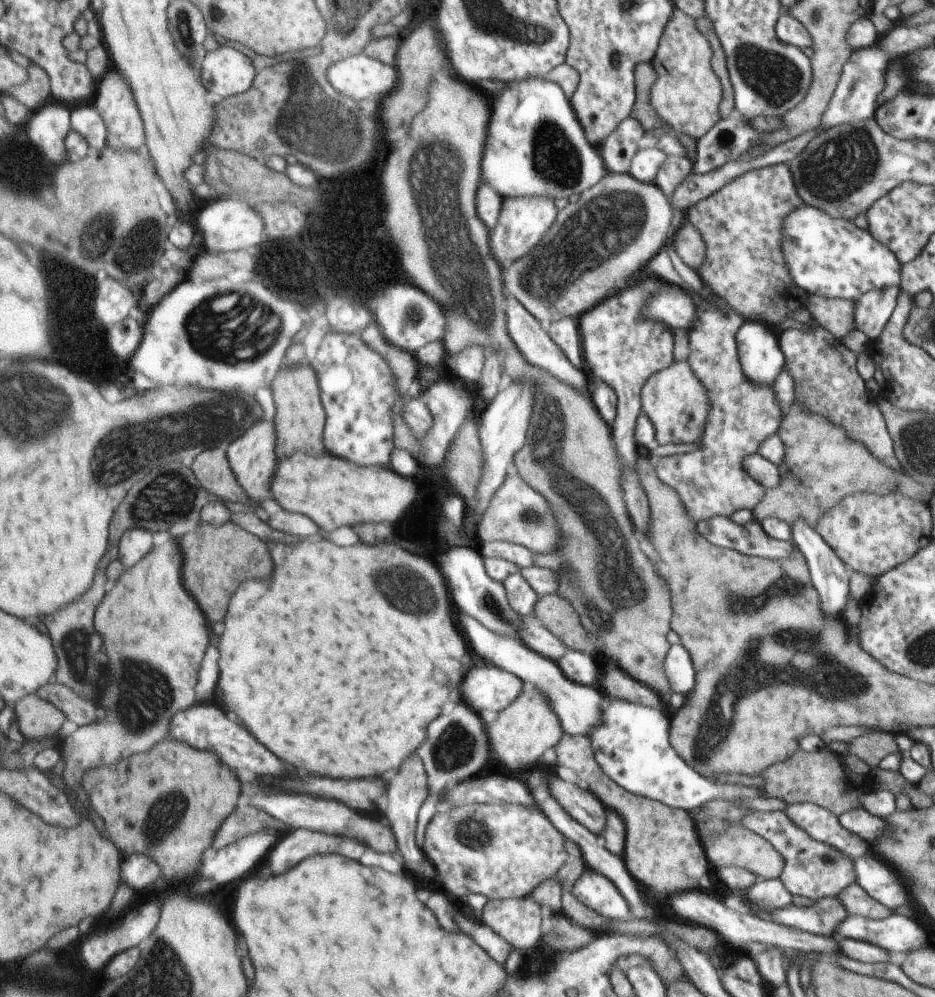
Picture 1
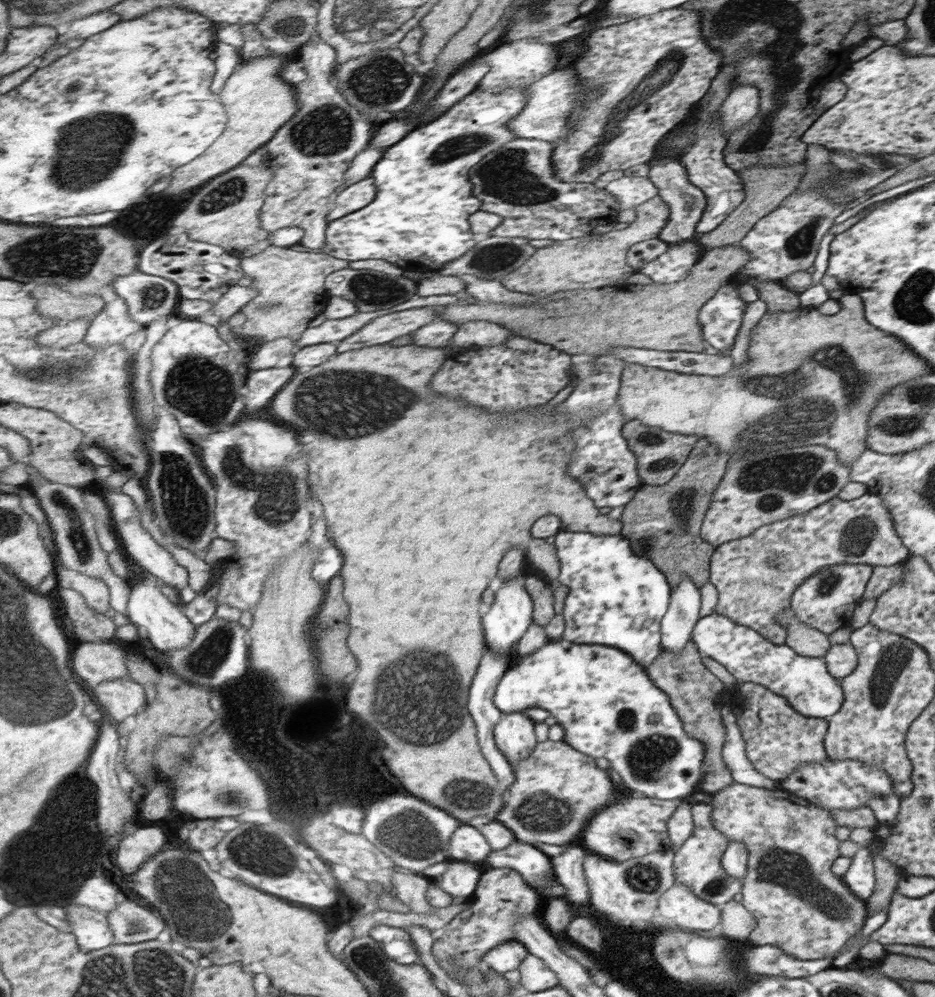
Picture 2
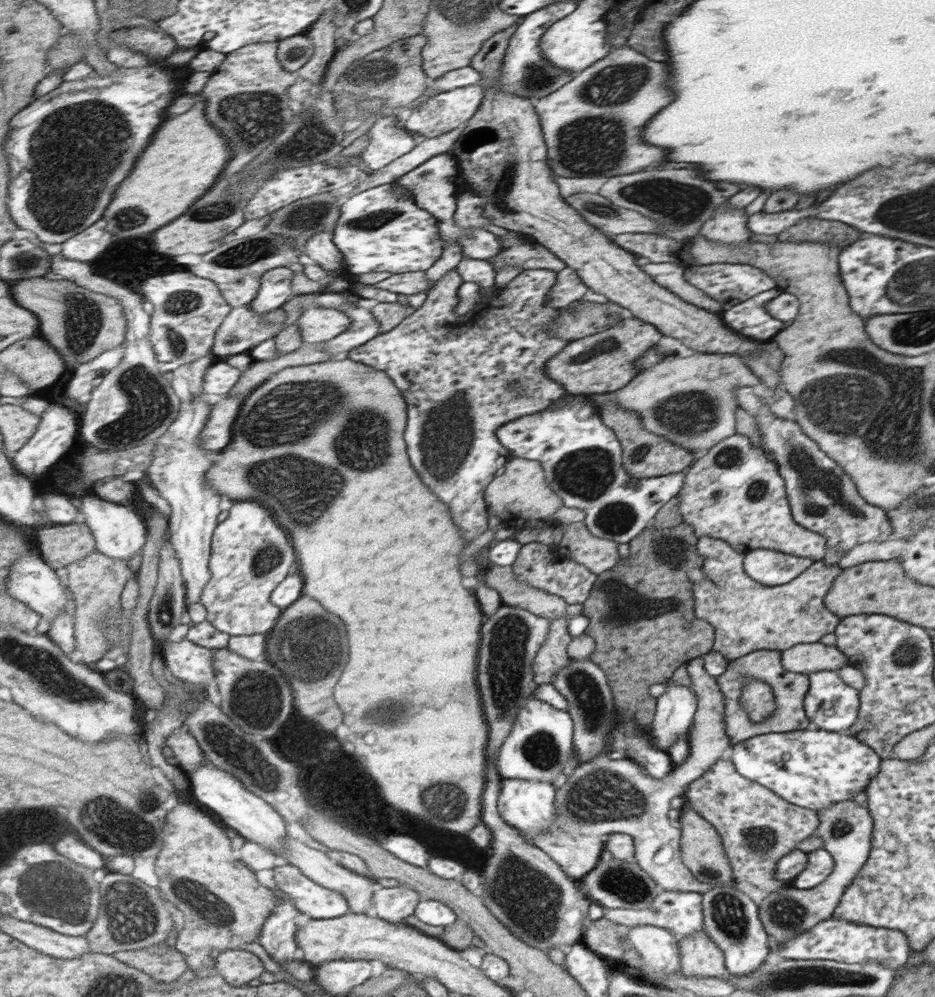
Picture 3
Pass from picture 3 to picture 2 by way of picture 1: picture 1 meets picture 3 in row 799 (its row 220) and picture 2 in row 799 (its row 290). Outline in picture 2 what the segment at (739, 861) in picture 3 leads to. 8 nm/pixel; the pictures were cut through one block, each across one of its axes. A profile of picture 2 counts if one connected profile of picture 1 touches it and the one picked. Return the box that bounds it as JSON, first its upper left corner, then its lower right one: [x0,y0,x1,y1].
[709,783,865,960]

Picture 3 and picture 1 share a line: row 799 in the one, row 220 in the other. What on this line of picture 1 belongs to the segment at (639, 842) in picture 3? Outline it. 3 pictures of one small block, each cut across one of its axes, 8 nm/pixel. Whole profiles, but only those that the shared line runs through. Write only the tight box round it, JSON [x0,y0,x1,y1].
[504,173,675,333]

